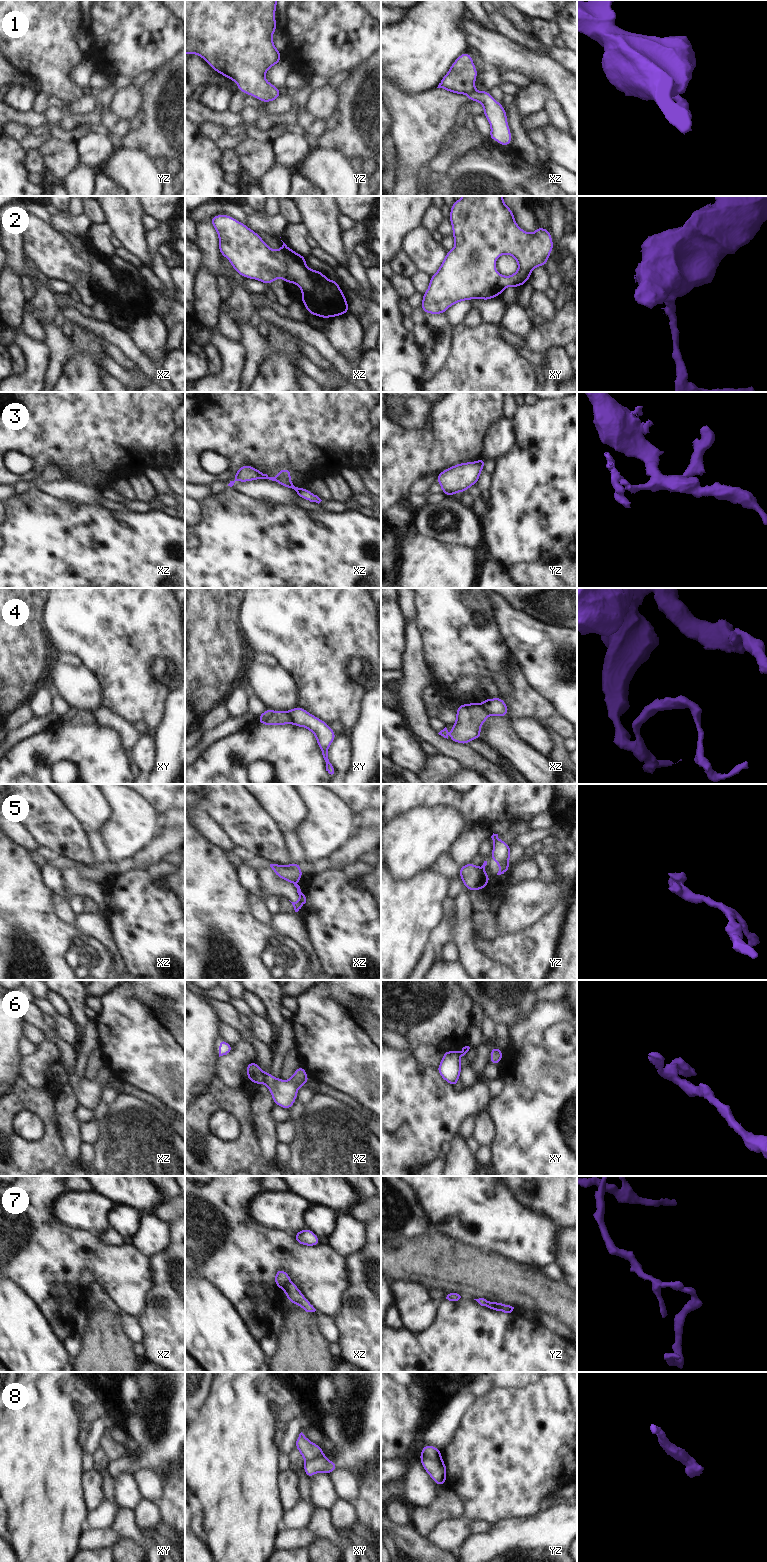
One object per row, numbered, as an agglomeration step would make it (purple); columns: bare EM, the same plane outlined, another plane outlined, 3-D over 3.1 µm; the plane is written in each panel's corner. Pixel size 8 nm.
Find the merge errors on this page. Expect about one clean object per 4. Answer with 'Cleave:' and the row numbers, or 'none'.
Cleave: 1, 2, 3, 4, 5, 6, 7, 8

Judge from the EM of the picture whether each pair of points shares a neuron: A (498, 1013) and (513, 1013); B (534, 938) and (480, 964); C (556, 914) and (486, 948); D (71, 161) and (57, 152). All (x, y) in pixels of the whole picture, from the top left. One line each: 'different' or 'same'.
A: same
B: different
C: same
D: same

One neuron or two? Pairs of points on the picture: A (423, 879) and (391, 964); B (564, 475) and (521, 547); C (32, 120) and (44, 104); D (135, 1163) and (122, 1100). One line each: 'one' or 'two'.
A: one
B: one
C: two
D: one

